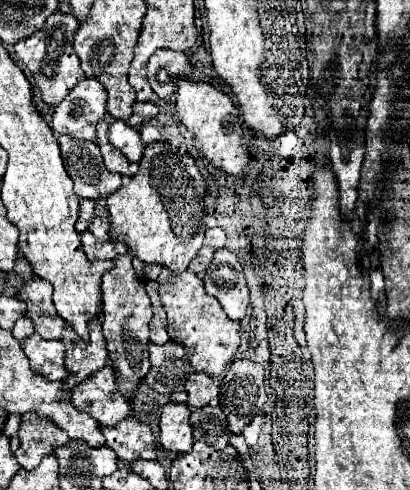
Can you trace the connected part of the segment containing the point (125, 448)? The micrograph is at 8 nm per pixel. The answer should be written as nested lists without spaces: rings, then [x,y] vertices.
[[[126,417],[122,423],[116,423],[114,427],[102,427],[100,431],[106,439],[106,447],[110,447],[118,459],[160,459],[164,455],[164,451],[156,449],[150,427],[134,417]]]

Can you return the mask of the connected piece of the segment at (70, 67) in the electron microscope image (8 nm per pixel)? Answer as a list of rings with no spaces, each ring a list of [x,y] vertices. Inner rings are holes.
[[[54,11],[46,19],[46,23],[40,31],[36,31],[28,39],[22,39],[14,45],[14,51],[20,59],[20,63],[24,65],[28,75],[34,77],[34,83],[46,105],[56,107],[68,95],[68,91],[84,79],[84,73],[80,69],[80,59],[72,47],[76,31],[78,31],[78,21],[70,13]]]

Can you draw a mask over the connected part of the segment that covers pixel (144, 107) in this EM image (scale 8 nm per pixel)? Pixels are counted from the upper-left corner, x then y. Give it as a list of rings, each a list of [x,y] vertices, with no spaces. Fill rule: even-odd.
[[[136,103],[134,113],[130,117],[130,125],[138,127],[138,125],[150,121],[156,115],[158,115],[158,105],[154,105],[154,103]]]

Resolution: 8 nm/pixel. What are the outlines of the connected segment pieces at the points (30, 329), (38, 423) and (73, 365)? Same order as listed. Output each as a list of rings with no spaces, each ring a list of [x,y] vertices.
[[[28,317],[18,319],[16,325],[14,325],[14,329],[12,329],[12,335],[14,335],[16,341],[24,341],[24,339],[28,339],[32,333],[34,333],[34,323],[32,323]]]
[[[34,411],[20,417],[18,437],[20,447],[14,455],[24,471],[32,471],[34,467],[38,467],[44,455],[54,453],[56,447],[70,441],[68,435],[56,423],[52,423],[52,419],[40,417]]]
[[[98,319],[90,323],[90,341],[82,341],[72,327],[66,327],[62,333],[62,343],[66,345],[66,369],[70,373],[64,381],[66,391],[82,383],[90,373],[102,369],[108,361],[106,343]]]

